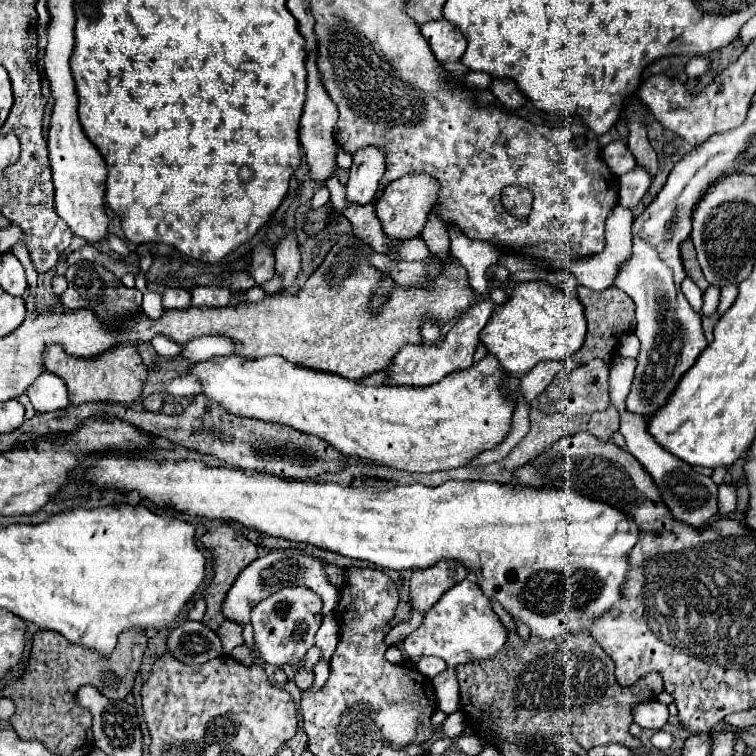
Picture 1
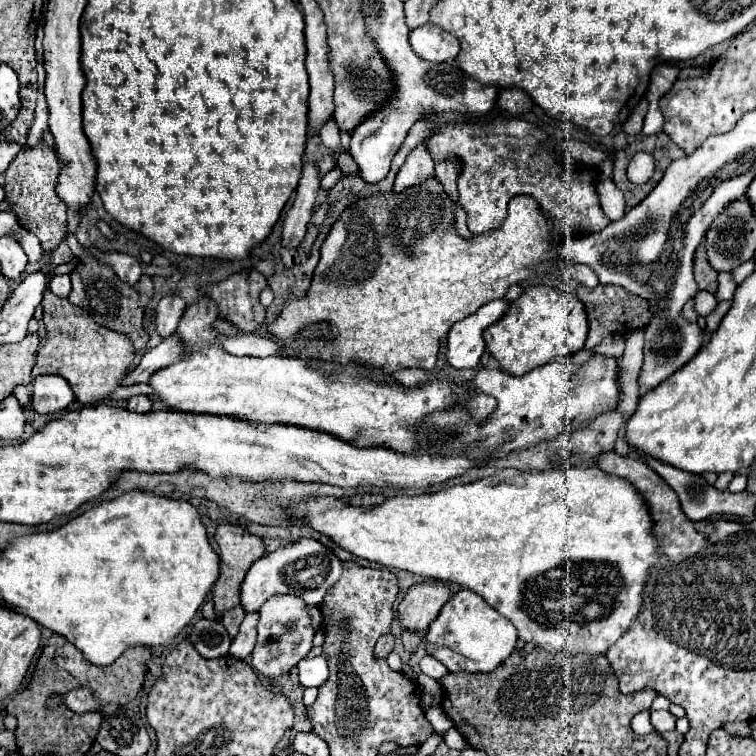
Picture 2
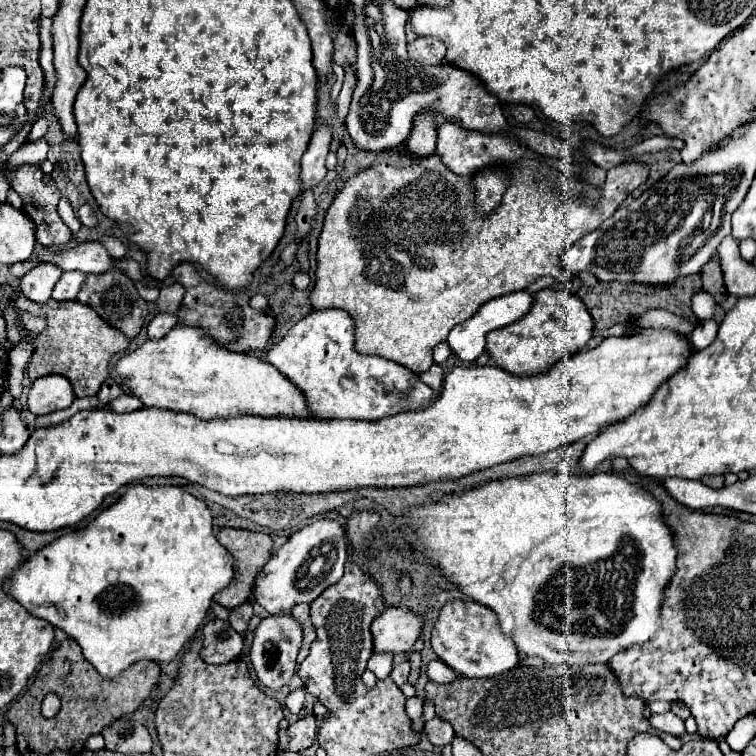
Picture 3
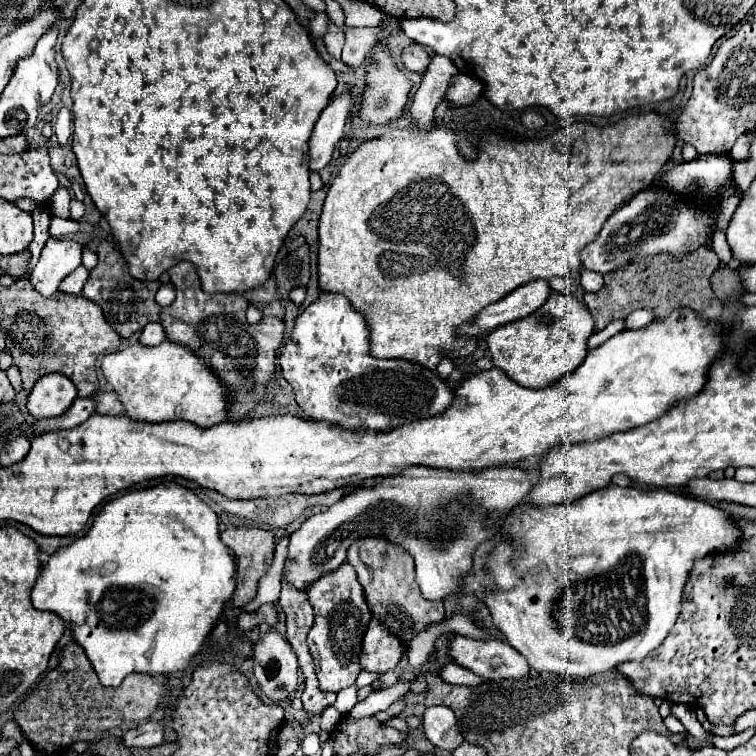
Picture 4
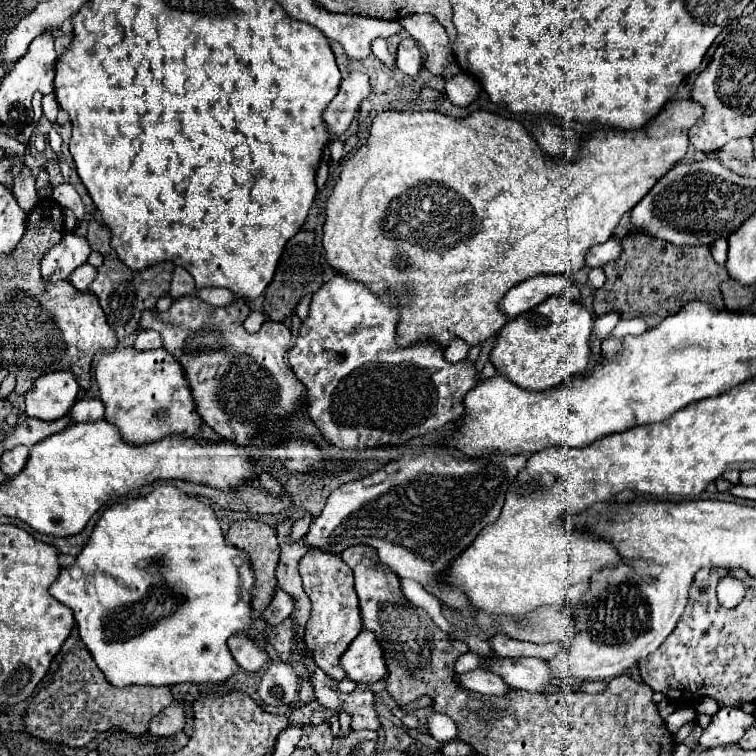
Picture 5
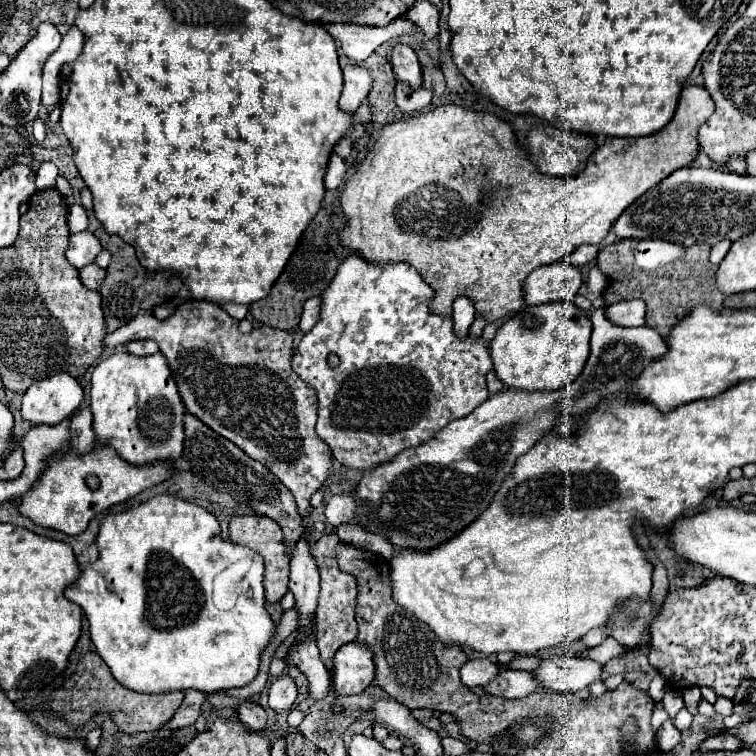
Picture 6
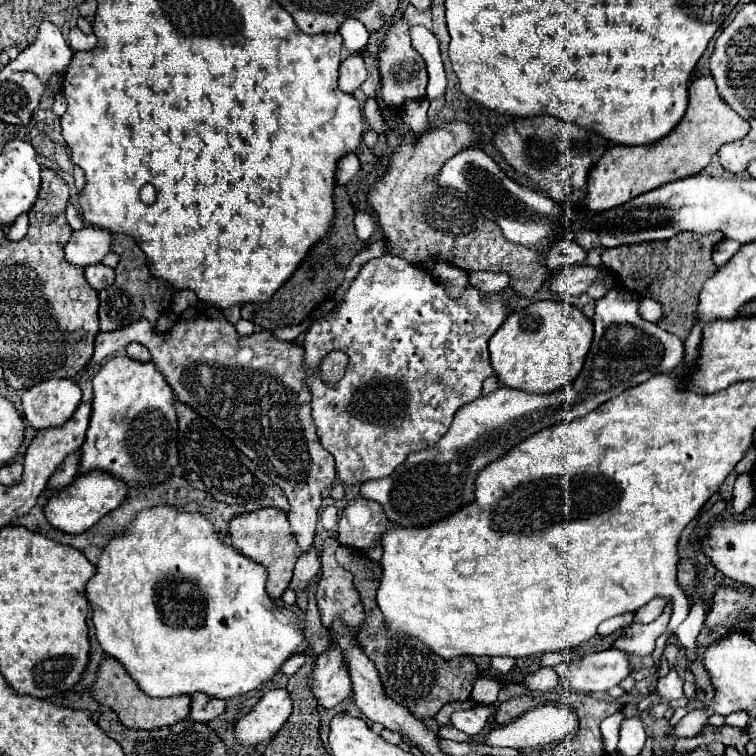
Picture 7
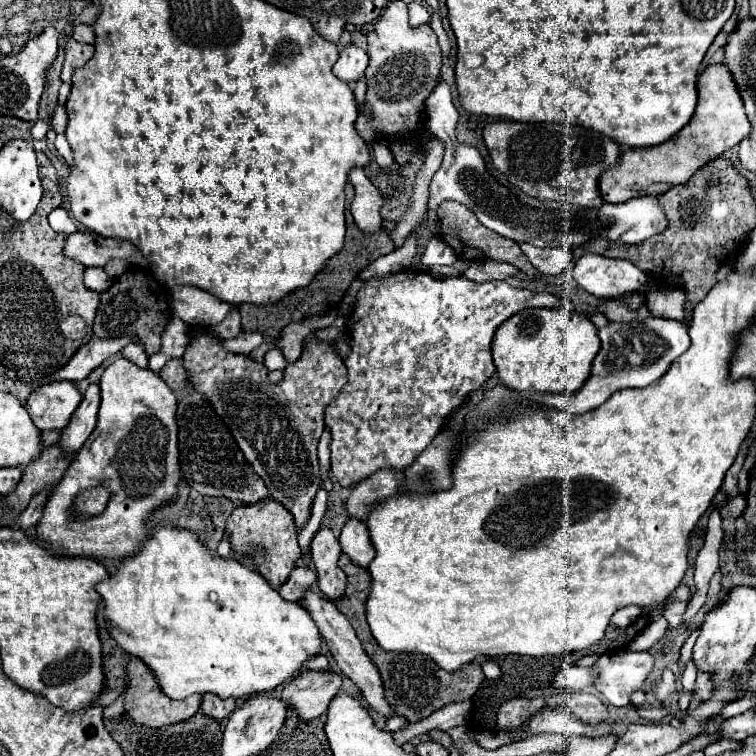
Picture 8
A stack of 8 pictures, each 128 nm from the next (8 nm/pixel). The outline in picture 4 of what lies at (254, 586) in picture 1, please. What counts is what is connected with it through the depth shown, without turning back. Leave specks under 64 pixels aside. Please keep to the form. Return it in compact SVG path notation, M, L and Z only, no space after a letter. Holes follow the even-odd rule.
M424 466L406 468L400 476L382 478L374 488L358 488L344 496L340 502L330 506L324 512L310 516L302 528L298 528L290 536L288 556L284 562L282 578L292 584L296 590L308 590L322 576L336 572L340 564L346 560L348 546L362 536L384 536L392 544L400 544L406 552L412 554L416 562L416 582L428 600L442 600L454 594L460 586L460 578L472 566L472 552L480 542L486 542L496 536L496 526L488 524L488 512L510 512L518 506L530 492L530 478L526 470L512 466L496 466L486 468L482 472L452 472L452 470L436 470Z

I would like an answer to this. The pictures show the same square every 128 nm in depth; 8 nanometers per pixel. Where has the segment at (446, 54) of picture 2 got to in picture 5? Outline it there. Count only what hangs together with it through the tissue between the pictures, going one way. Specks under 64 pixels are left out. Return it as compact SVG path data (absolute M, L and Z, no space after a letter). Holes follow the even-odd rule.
M404 38L398 46L396 52L396 66L408 74L408 76L416 76L422 68L422 52L416 46L416 42L412 38Z

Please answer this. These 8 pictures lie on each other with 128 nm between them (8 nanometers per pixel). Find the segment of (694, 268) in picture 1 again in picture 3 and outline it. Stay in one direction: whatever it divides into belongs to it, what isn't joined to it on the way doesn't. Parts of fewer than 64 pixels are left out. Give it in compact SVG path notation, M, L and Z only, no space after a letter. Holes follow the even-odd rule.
M712 256L700 270L702 274L702 286L706 292L710 292L716 302L724 300L728 294L726 294L726 288L724 288L724 278L722 278L722 270L720 270L720 258L718 256Z

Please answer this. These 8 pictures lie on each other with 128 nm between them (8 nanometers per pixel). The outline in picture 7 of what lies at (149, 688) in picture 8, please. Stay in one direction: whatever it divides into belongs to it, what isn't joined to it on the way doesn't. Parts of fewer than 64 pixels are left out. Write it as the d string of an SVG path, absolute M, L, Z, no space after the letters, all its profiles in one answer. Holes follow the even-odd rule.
M108 656L98 666L98 676L96 676L94 684L90 686L90 694L96 702L112 708L124 726L138 728L138 724L140 724L140 730L172 726L172 724L184 720L188 716L188 708L190 708L188 696L170 696L170 698L146 696L144 692L140 692L140 688L136 688L136 684L132 684L132 678L124 672L124 668L120 668L120 664L116 664L116 660L112 660Z

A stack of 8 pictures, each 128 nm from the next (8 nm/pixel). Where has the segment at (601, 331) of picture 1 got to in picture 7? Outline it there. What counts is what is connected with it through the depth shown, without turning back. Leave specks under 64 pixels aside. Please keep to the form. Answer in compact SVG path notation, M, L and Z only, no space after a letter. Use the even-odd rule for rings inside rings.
M680 234L666 242L644 242L620 248L606 248L602 252L604 268L612 270L618 278L618 286L634 292L640 298L652 298L662 304L662 320L656 324L670 334L686 340L696 324L698 294L704 282L716 272L712 264L712 250L722 240L720 234Z

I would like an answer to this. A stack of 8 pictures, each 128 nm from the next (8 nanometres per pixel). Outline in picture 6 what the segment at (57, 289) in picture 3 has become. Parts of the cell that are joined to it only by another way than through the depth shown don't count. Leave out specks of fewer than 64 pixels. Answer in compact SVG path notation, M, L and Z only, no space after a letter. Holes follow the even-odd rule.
M88 264L88 266L80 268L78 274L80 274L80 280L82 280L82 284L84 284L86 288L90 288L90 290L98 290L100 284L104 282L106 270L100 268L100 266L96 266L96 264Z

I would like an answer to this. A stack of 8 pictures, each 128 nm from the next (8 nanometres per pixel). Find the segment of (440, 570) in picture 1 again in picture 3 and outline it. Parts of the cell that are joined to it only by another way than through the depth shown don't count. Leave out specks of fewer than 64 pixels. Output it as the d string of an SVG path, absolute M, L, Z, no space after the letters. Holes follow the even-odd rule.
M386 608L372 622L374 652L410 652L422 632L422 616L412 608Z

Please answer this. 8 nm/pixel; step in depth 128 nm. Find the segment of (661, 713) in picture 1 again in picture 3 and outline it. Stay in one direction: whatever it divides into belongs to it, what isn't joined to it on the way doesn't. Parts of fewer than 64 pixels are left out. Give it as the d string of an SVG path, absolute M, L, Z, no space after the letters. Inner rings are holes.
M664 712L664 714L652 714L650 724L662 732L680 736L684 734L684 720L680 720L674 712Z

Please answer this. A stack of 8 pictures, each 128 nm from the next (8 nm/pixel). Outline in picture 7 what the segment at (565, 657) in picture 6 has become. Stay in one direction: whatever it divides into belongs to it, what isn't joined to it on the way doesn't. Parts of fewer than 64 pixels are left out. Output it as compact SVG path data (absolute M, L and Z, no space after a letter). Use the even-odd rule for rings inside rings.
M604 650L574 660L564 660L554 666L560 684L580 692L606 692L618 686L630 674L628 656L620 650Z

